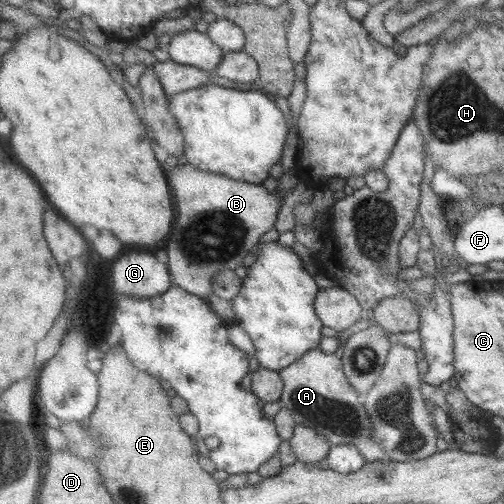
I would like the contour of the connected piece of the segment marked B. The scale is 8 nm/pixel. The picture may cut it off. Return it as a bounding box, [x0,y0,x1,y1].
[163,163,299,298]

